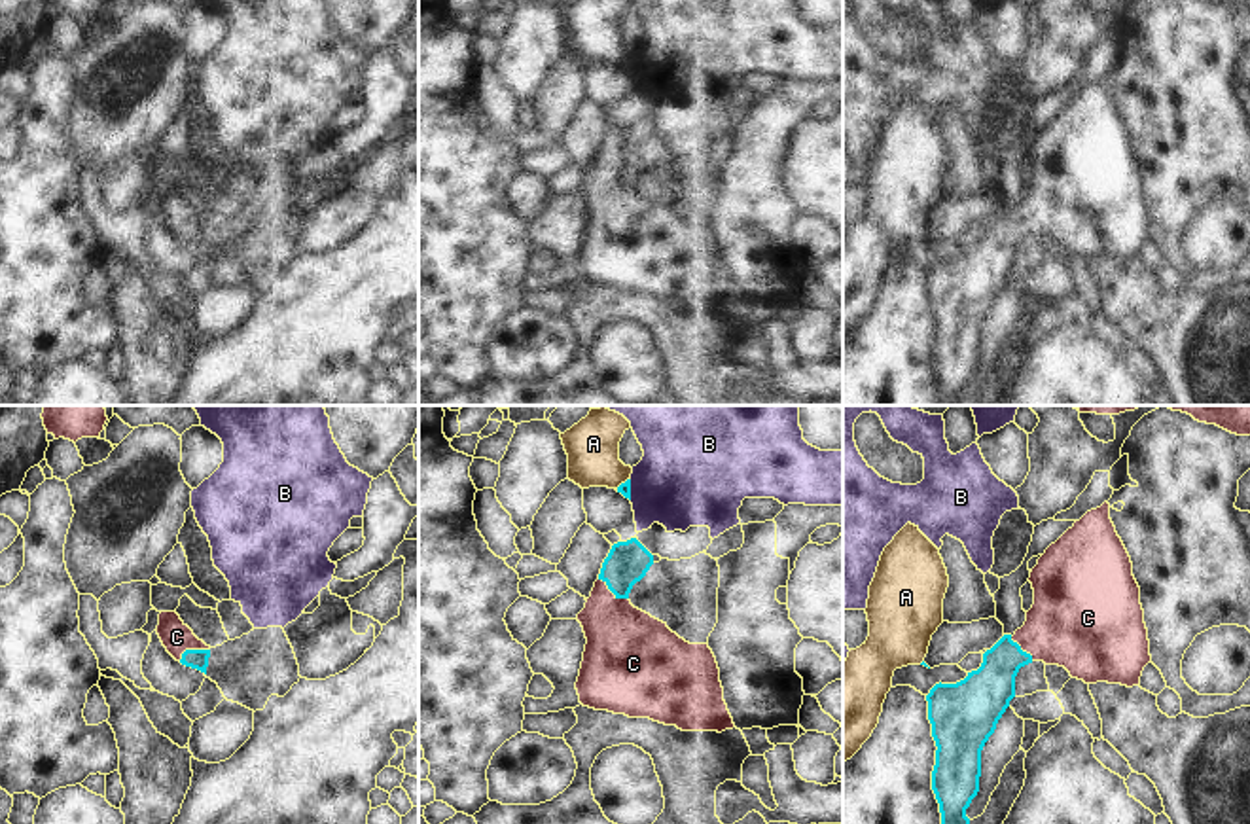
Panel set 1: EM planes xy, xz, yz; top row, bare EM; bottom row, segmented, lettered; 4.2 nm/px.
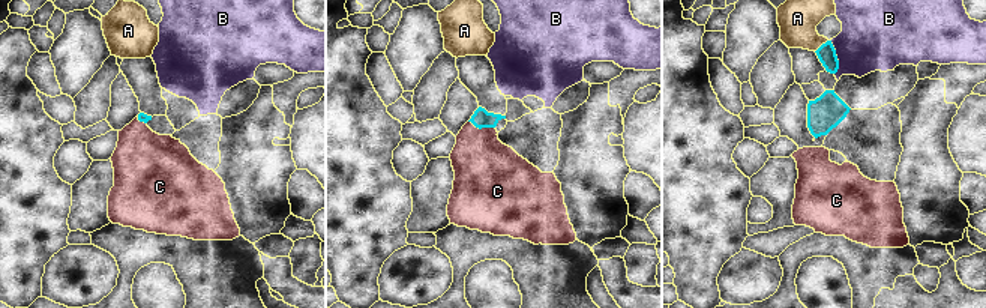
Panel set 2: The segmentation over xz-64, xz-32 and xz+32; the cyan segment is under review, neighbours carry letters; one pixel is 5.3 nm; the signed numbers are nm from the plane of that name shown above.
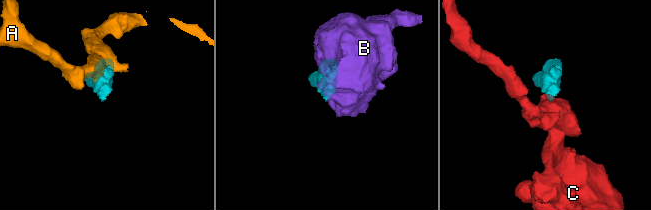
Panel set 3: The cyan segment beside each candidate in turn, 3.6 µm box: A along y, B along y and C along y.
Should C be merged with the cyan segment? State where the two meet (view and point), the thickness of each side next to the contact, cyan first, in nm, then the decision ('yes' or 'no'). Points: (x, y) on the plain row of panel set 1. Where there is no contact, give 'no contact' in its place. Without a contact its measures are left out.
meets cyan in xz at (614, 169); 180 nm thick on the cyan side, 360 nm on the other; yes

